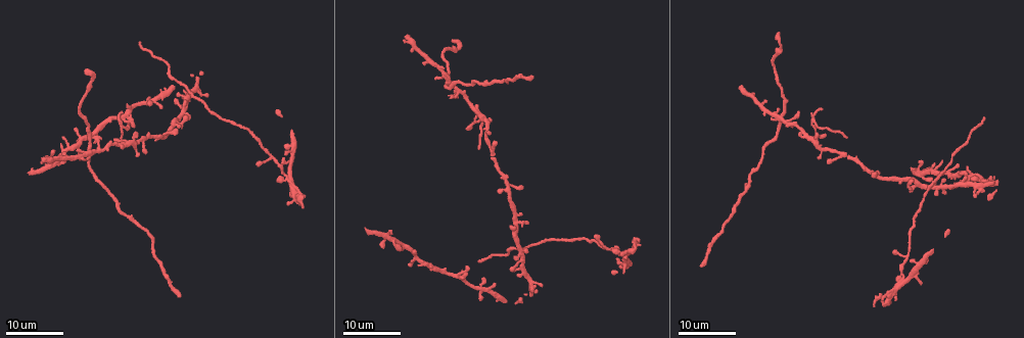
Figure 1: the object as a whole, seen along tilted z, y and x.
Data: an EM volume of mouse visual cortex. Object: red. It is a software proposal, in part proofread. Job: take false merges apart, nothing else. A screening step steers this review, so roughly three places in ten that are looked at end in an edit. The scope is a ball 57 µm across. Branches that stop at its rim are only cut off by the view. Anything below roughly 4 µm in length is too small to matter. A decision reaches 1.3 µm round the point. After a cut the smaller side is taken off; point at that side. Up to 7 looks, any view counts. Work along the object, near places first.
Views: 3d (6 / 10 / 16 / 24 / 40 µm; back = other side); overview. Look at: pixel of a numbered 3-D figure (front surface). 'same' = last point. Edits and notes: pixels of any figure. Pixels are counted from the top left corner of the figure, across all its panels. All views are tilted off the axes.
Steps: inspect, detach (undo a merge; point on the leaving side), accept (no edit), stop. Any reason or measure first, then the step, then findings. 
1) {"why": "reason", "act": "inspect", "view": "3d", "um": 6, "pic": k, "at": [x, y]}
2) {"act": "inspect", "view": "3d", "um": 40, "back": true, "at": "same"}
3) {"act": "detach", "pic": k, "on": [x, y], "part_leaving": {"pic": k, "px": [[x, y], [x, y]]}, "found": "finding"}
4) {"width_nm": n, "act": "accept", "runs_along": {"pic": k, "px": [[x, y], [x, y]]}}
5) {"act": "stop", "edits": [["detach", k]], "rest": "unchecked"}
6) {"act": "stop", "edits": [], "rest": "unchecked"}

{"why": "looks like a crossing", "act": "inspect", "view": "3d", "um": 24, "pic": 1, "at": [490, 148]}

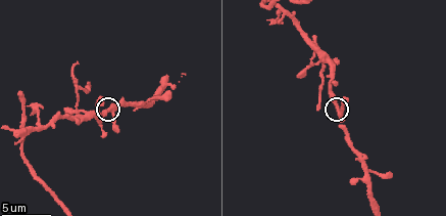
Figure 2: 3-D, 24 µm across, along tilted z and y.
{"act": "inspect", "view": "3d", "um": 10, "pic": 2, "at": [110, 111]}

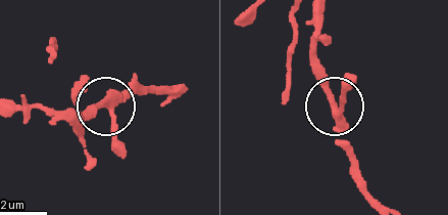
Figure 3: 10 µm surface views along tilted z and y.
{"width_nm": 300, "act": "accept", "found": "all the same neuron"}

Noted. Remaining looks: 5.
{"why": "looks like a crossing", "act": "inspect", "view": "3d", "um": 16, "pic": 2, "at": [24, 134]}

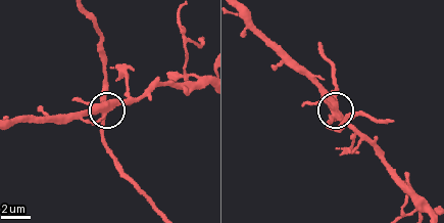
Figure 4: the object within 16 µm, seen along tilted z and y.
{"act": "detach", "pic": 4, "on": [103, 128], "part_leaving": {"pic": 4, "px": [[331, 116], [329, 129], [360, 115], [383, 123]]}, "found": "a second neuron is stuck on"}

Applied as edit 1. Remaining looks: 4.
{"why": "sudden change in width", "act": "inspect", "view": "3d", "um": 10, "pic": 2, "at": [76, 107]}

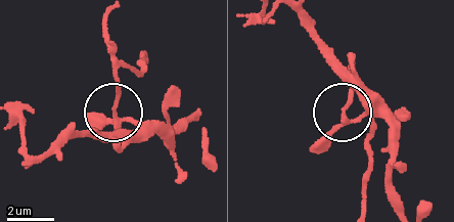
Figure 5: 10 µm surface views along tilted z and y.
{"act": "inspect", "view": "3d", "um": 6, "pic": 5, "at": [346, 111]}

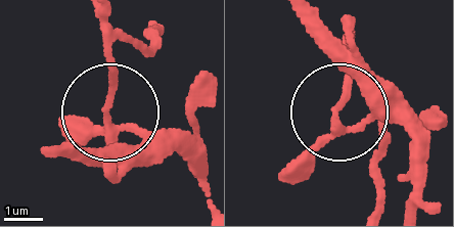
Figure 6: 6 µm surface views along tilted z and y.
{"width_nm": 150, "act": "detach", "pic": 6, "on": [117, 84], "part_leaving": {"pic": 6, "px": [[109, 130], [110, 48], [129, 40], [151, 49], [161, 27]]}, "found": "two neurons meet here"}

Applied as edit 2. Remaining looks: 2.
{"act": "stop", "edits": [["detach", 4], ["detach", 6]], "rest": "unchecked"}

